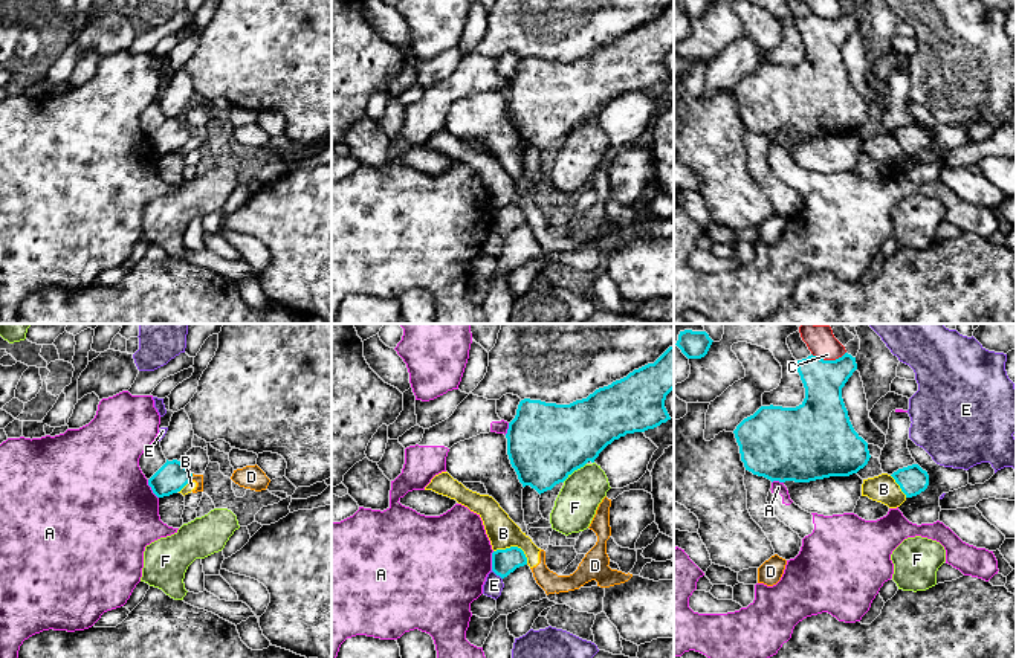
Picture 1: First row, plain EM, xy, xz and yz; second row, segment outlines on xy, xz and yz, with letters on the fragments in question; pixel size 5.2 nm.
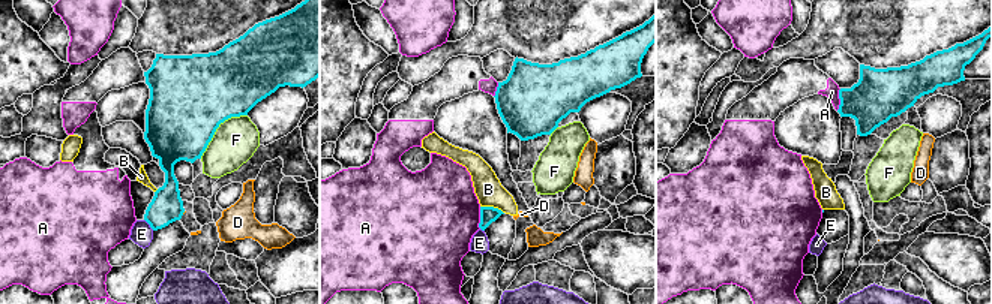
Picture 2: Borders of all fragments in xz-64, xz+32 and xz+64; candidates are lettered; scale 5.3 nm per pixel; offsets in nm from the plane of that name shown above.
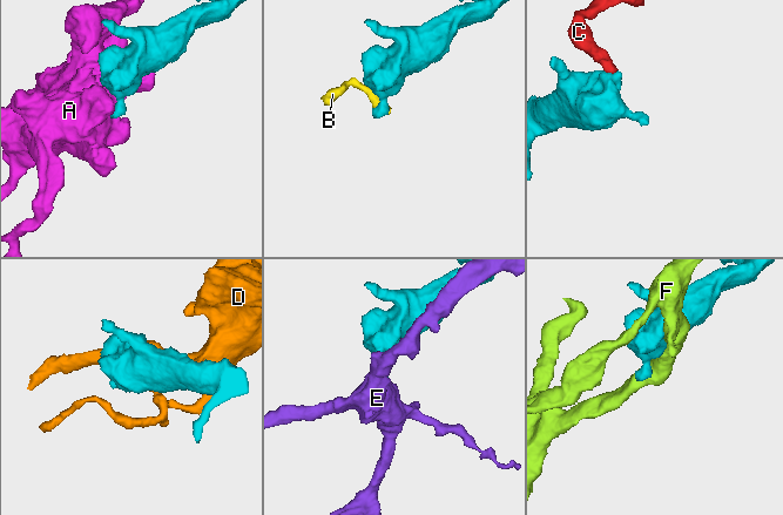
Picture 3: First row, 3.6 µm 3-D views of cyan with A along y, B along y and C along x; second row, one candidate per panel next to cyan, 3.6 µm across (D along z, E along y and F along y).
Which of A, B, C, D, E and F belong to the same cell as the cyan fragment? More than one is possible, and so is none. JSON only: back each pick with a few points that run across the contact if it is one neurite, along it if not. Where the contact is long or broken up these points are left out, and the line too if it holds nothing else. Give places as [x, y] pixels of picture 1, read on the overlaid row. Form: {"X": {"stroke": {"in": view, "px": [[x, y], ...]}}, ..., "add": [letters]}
{"add": []}

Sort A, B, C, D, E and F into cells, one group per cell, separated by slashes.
A / B D / C / E / F

